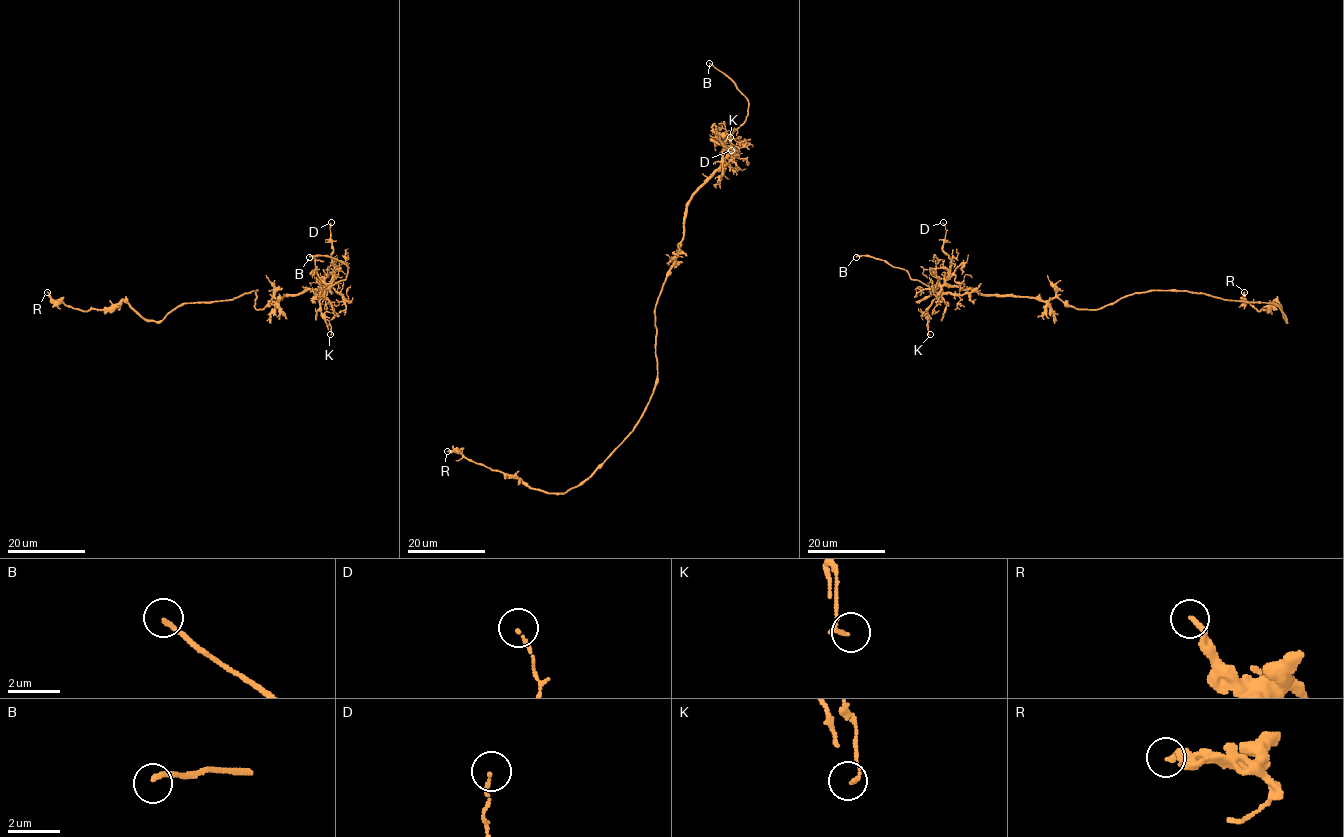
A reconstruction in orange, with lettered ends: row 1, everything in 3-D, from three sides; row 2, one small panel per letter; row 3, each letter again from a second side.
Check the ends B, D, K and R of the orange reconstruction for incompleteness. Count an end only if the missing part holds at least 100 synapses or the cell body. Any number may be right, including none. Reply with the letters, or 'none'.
B

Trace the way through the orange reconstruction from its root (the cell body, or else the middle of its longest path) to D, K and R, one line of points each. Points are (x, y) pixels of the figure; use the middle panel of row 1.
D: (656, 337), (655, 307), (683, 236), (686, 203), (731, 153), (733, 157), (731, 150)
K: (656, 337), (655, 307), (683, 236), (686, 203), (723, 166), (725, 146), (720, 135), (730, 134), (730, 137)
R: (656, 337), (657, 384), (646, 409), (632, 433), (578, 485), (564, 493), (530, 489), (515, 477), (447, 451)

